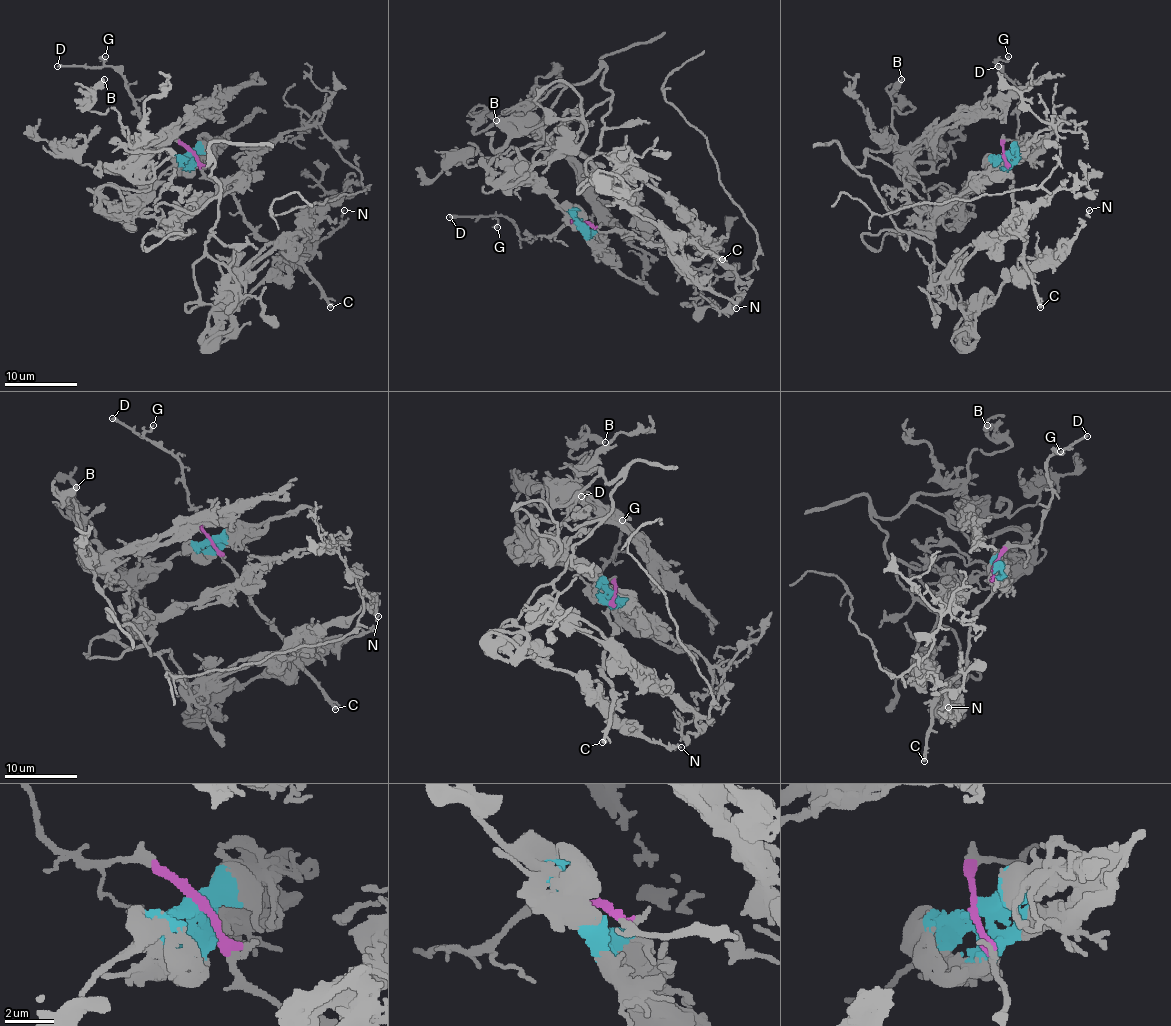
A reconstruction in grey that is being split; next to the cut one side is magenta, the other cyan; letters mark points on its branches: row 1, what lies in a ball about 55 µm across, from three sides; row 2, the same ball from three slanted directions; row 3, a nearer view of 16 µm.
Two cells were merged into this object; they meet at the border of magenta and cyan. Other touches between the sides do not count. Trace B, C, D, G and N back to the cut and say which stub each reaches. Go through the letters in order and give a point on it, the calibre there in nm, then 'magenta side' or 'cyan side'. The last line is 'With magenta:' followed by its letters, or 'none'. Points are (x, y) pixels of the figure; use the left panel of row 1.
B: place (104, 79); calibre 360 nm; cyan side
C: place (330, 307); calibre 360 nm; magenta side
D: place (57, 66); calibre 240 nm; magenta side
G: place (105, 56); calibre 160 nm; magenta side
N: place (344, 210); calibre 150 nm; cyan side
With magenta: C, D, G

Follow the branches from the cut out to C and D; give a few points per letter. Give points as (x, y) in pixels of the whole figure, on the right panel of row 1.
C: (1004, 153), (1005, 166), (1013, 177), (1013, 211), (1025, 233), (1024, 264), (1033, 280), (1040, 308)
D: (1004, 153), (1002, 144), (1005, 140), (1016, 140), (1020, 91), (998, 66)

